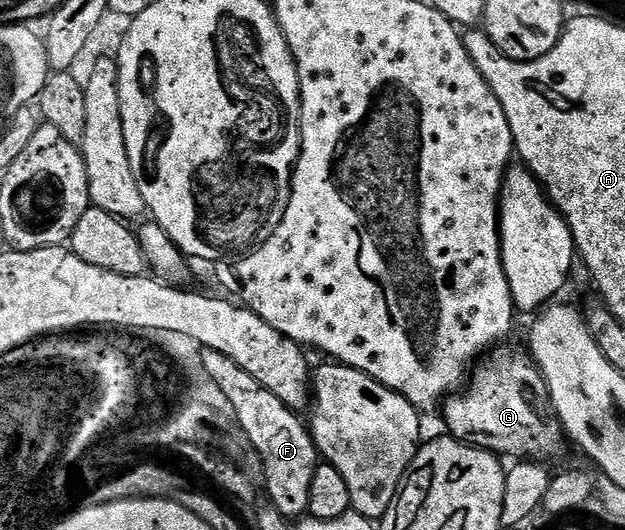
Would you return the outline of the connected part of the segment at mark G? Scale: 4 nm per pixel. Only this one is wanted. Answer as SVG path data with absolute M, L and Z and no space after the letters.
M493 347L489 360L471 369L470 386L443 405L451 439L463 440L504 458L516 456L514 458L549 462L563 450L565 437L554 415L548 384L527 351L515 352L504 347Z

